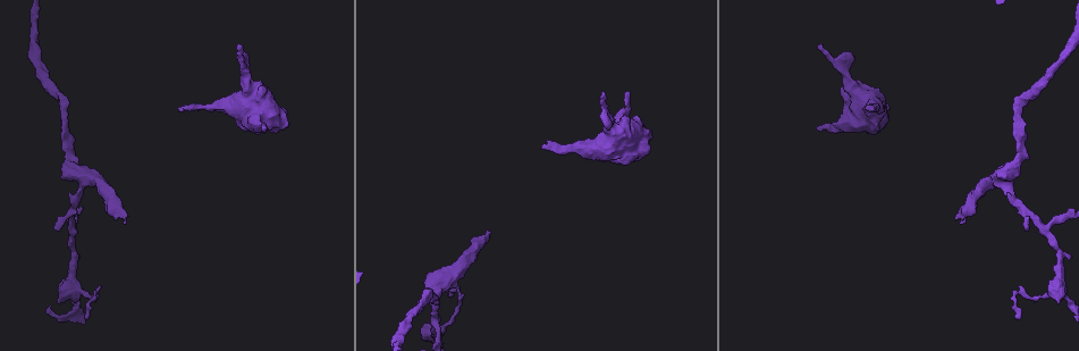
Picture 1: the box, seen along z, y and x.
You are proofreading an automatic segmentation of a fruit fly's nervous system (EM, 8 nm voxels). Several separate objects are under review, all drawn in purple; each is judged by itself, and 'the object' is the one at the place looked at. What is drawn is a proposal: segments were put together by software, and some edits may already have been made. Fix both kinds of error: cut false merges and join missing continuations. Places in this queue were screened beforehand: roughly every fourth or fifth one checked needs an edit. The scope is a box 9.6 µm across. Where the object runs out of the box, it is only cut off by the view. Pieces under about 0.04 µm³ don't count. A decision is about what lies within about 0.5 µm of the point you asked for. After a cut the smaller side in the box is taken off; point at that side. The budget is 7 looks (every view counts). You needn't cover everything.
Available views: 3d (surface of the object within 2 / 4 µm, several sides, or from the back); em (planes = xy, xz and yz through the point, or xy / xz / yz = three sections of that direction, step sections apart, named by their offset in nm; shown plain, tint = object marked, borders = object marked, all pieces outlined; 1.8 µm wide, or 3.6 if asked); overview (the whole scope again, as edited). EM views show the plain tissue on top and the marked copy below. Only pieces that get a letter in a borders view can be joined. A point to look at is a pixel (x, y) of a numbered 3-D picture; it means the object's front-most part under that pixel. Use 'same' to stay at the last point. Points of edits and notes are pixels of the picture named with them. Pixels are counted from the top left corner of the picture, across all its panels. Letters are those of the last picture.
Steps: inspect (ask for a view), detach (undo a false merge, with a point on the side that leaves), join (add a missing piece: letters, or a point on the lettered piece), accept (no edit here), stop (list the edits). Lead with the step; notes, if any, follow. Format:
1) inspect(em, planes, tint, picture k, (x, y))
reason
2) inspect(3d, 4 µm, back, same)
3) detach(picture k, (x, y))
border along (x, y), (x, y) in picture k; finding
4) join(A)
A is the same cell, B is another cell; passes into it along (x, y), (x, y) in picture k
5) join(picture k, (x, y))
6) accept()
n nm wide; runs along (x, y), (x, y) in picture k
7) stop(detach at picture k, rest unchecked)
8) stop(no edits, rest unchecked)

inspect(em, planes, borders, picture 1, (1060, 278))
sudden change in width

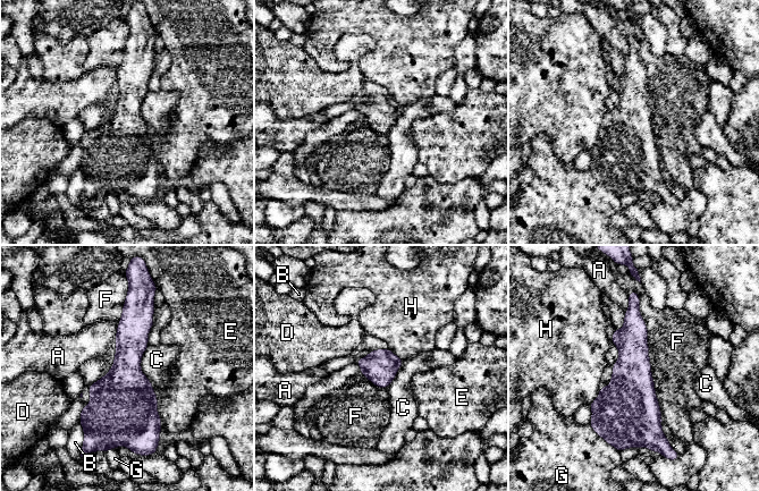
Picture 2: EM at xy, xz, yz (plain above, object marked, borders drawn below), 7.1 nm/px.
accept()
A, B, C, D, E, F, G and H are other cells; border along (148, 345), (141, 371), (152, 386) in picture 2; continuous, no second neuron

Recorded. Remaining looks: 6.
inspect(em, yz, step 8, tint, picture 1, (961, 224))

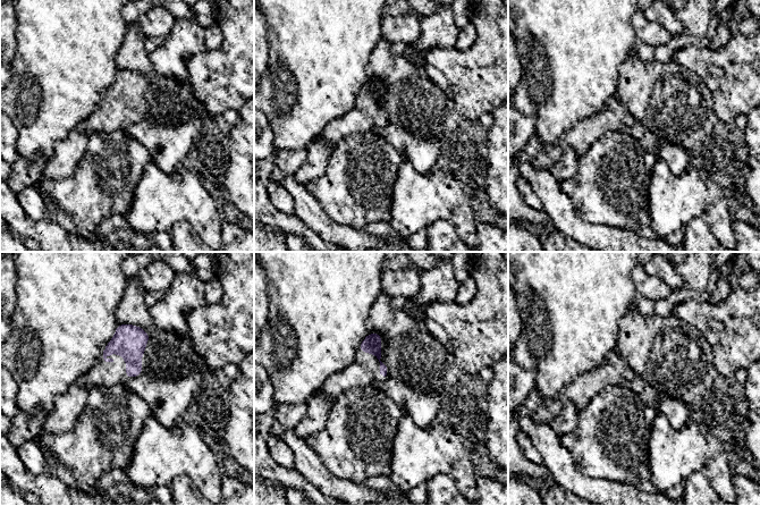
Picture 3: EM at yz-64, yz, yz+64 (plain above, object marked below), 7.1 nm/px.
inspect(em, planes, borders, same)
another direction

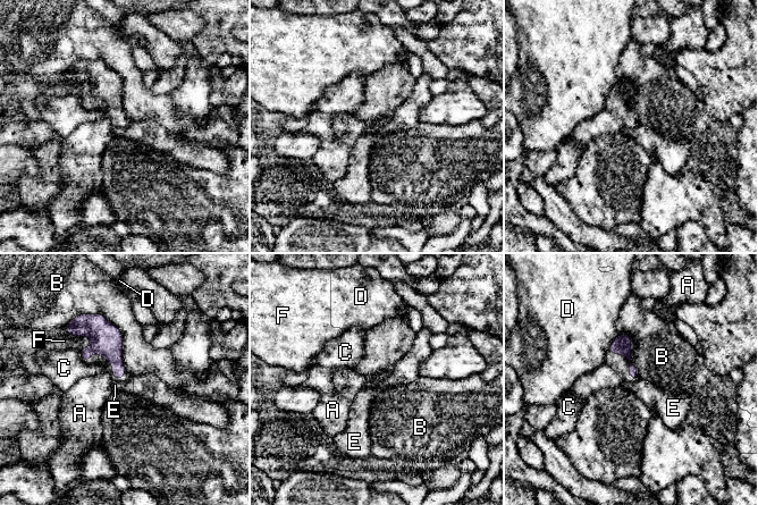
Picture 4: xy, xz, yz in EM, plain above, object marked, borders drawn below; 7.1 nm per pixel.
accept()
B touches over 500 nm; A, B, C, D, E and F are other cells; no lettered piece goes on from it

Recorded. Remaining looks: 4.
inspect(3d, 4 µm, picture 1, (852, 58))
free end

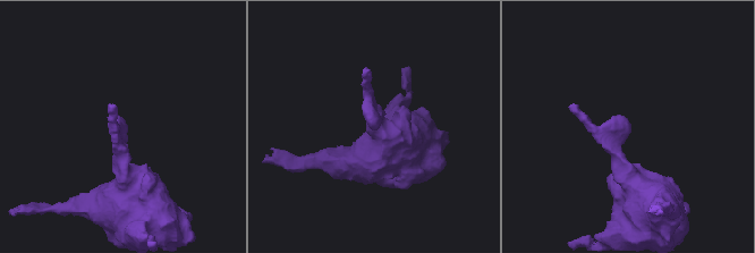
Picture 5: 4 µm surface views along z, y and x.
inspect(em, planes, borders, picture 5, (374, 129))
need the tissue

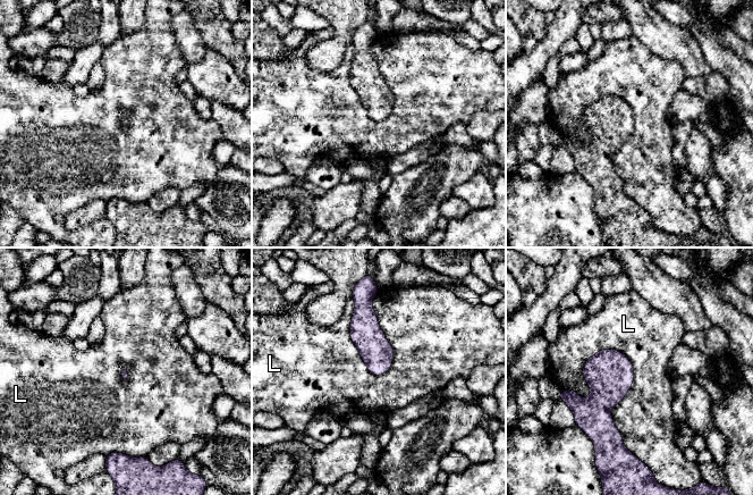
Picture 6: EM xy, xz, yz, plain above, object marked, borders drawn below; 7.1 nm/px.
accept()
L is another cell; border along (601, 349), (633, 454) in picture 6; no lettered piece goes on from it

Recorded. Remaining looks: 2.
stop(no edits, rest unchecked)

